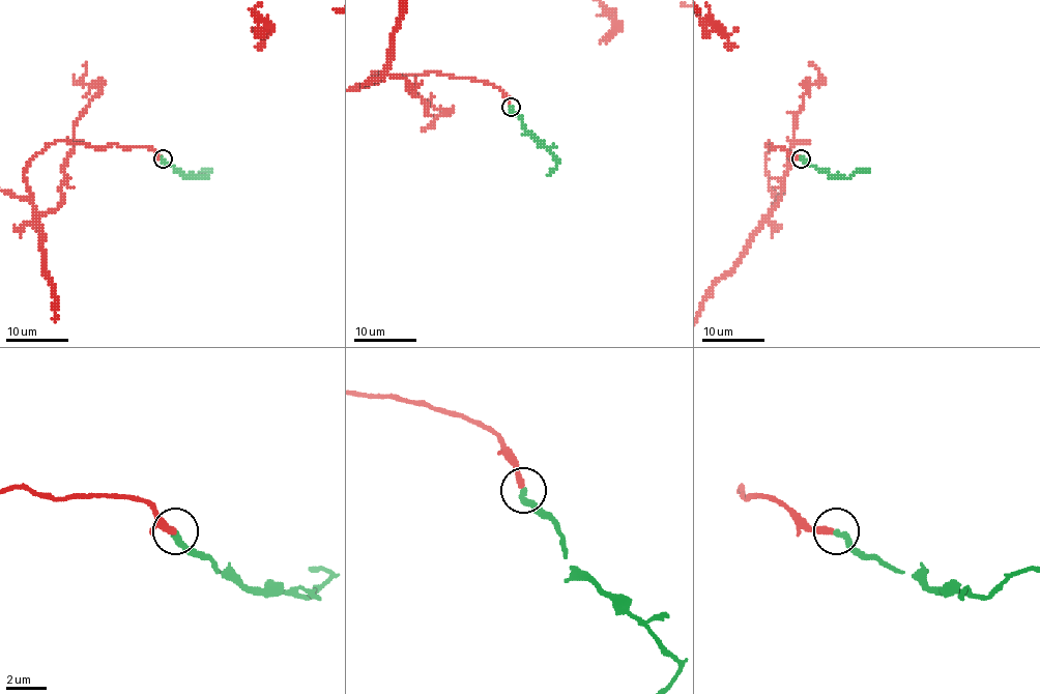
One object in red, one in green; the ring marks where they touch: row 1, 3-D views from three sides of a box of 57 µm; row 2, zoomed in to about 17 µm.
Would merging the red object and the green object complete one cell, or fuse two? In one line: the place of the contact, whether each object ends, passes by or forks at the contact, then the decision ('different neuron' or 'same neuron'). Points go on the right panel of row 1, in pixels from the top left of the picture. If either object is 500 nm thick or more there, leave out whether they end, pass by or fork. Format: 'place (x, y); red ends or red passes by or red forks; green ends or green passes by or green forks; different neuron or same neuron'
place (801, 158); red ends; green ends; same neuron

